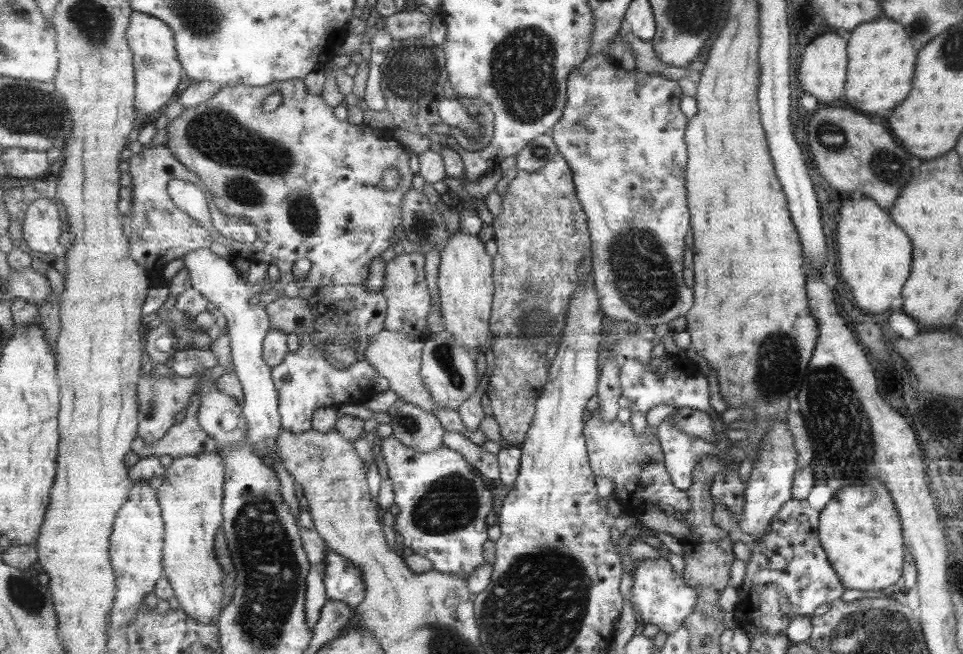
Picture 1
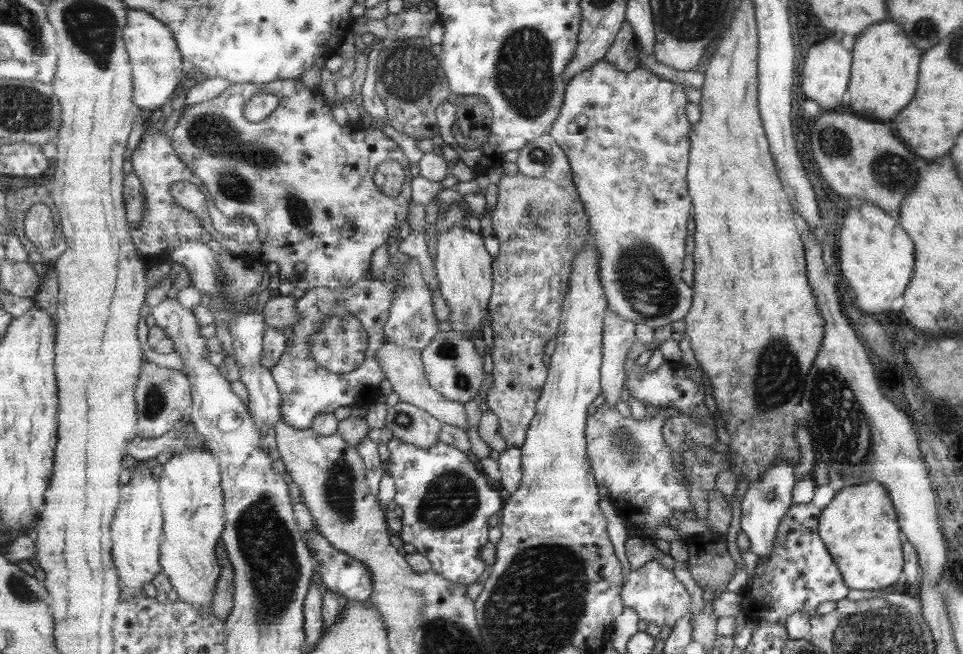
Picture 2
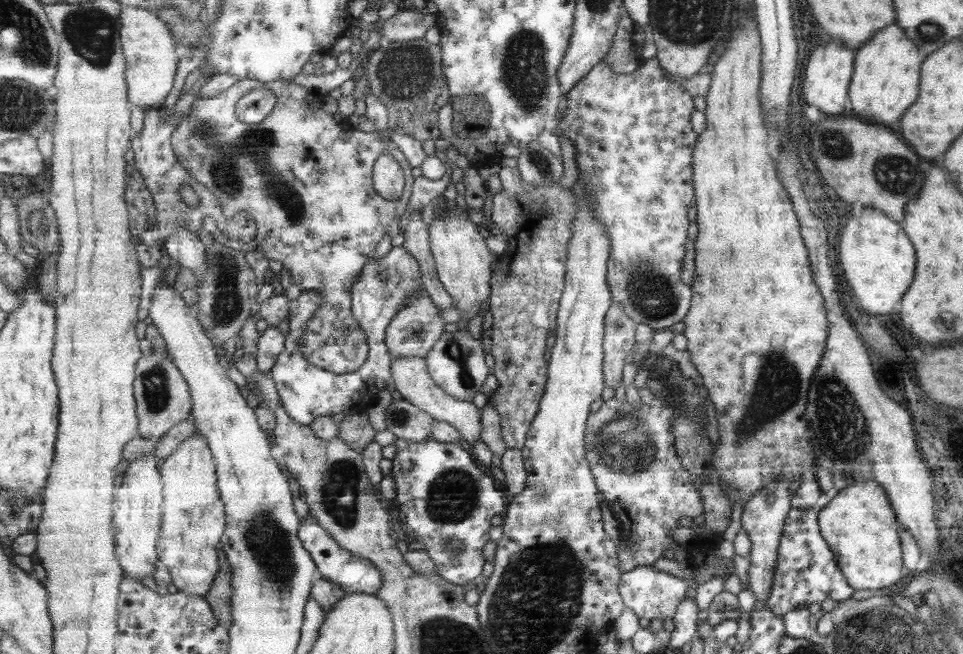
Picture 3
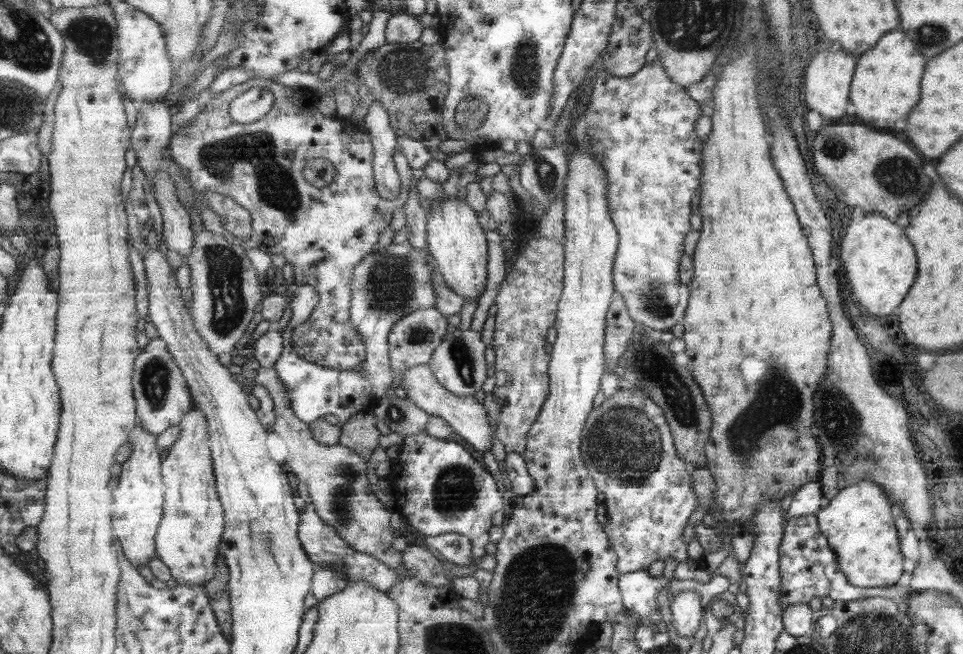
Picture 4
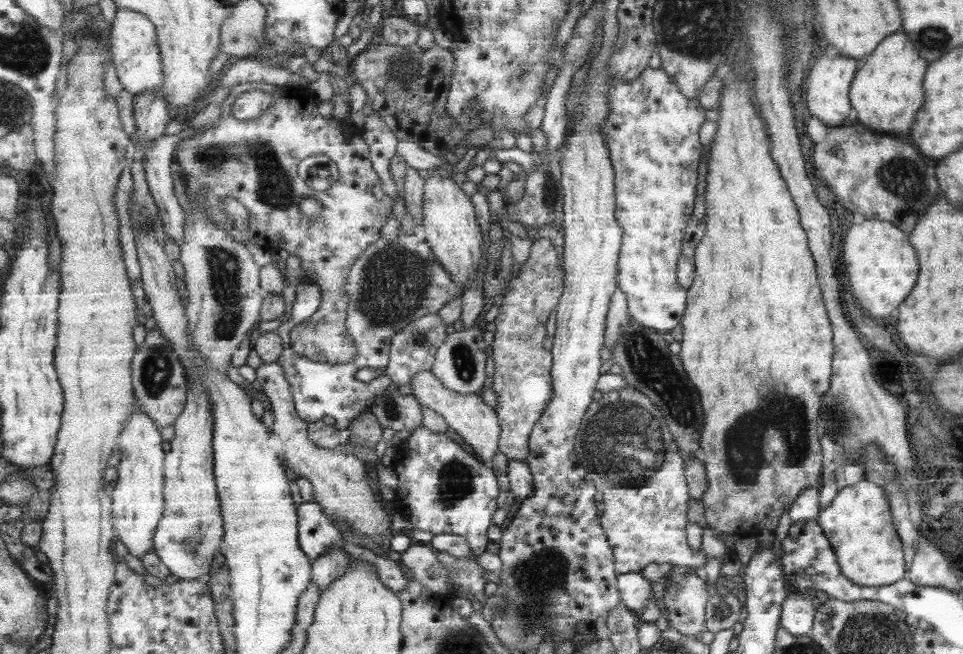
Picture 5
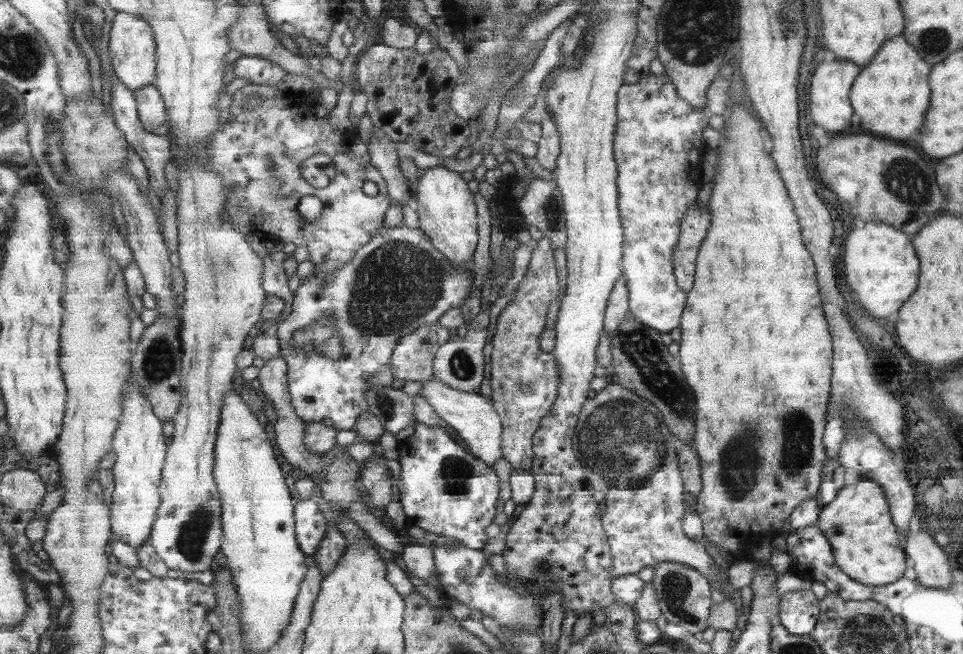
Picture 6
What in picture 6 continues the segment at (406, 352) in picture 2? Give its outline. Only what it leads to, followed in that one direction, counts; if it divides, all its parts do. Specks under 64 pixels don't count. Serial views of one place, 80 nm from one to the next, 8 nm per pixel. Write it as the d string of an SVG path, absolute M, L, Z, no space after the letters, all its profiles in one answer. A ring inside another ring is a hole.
M433 376L432 379L422 382L421 396L438 412L445 422L458 432L462 440L469 446L470 452L486 462L491 467L499 462L499 457L504 457L502 449L502 436L504 426L498 409L488 398L479 392L463 392L451 388L446 382Z

